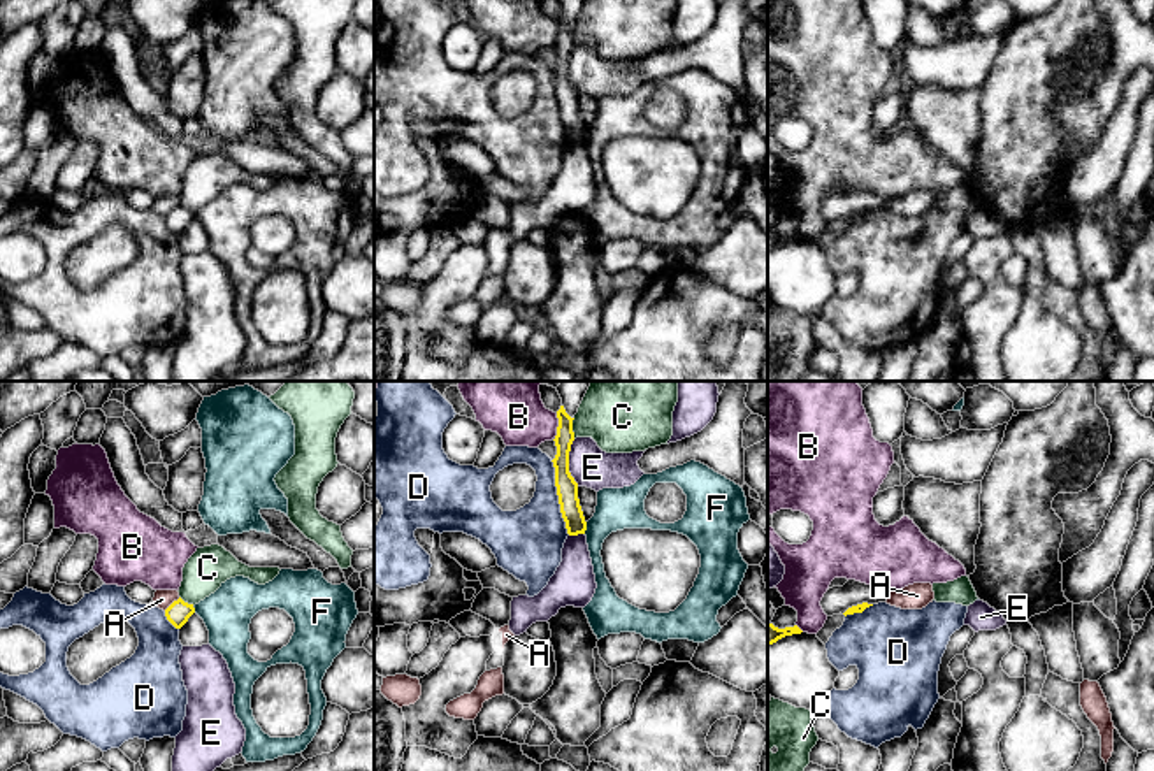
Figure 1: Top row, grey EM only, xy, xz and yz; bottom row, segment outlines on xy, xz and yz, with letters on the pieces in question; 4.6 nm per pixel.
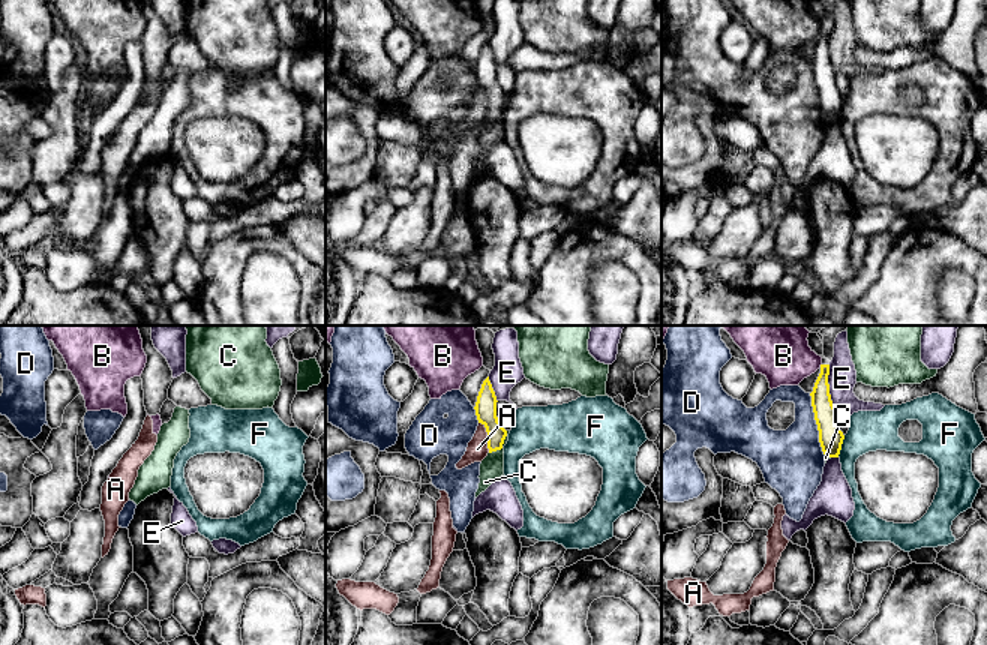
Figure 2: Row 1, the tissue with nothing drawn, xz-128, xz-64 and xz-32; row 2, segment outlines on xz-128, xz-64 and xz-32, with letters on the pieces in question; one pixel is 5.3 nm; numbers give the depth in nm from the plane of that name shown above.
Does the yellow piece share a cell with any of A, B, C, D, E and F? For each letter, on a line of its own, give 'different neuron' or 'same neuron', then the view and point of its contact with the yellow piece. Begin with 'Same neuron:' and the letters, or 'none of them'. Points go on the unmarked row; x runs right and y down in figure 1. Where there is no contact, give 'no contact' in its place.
Same neuron: none of them
A: different neuron; contact xy (173, 209)
B: different neuron; contact xz (557, 34)
C: different neuron; contact xz (571, 36)
D: different neuron; contact xz (559, 104)
E: different neuron; contact xz (568, 69)
F: different neuron; contact xz (585, 134)

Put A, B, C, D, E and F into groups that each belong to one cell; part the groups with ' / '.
A / B / C / D / E / F

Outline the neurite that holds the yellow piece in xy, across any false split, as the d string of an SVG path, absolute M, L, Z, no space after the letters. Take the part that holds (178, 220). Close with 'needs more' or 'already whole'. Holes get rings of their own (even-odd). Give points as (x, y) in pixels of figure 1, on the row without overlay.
M181 204L174 207L167 216L167 227L176 234L181 235L188 225L195 220L193 211L184 209Z; already whole

